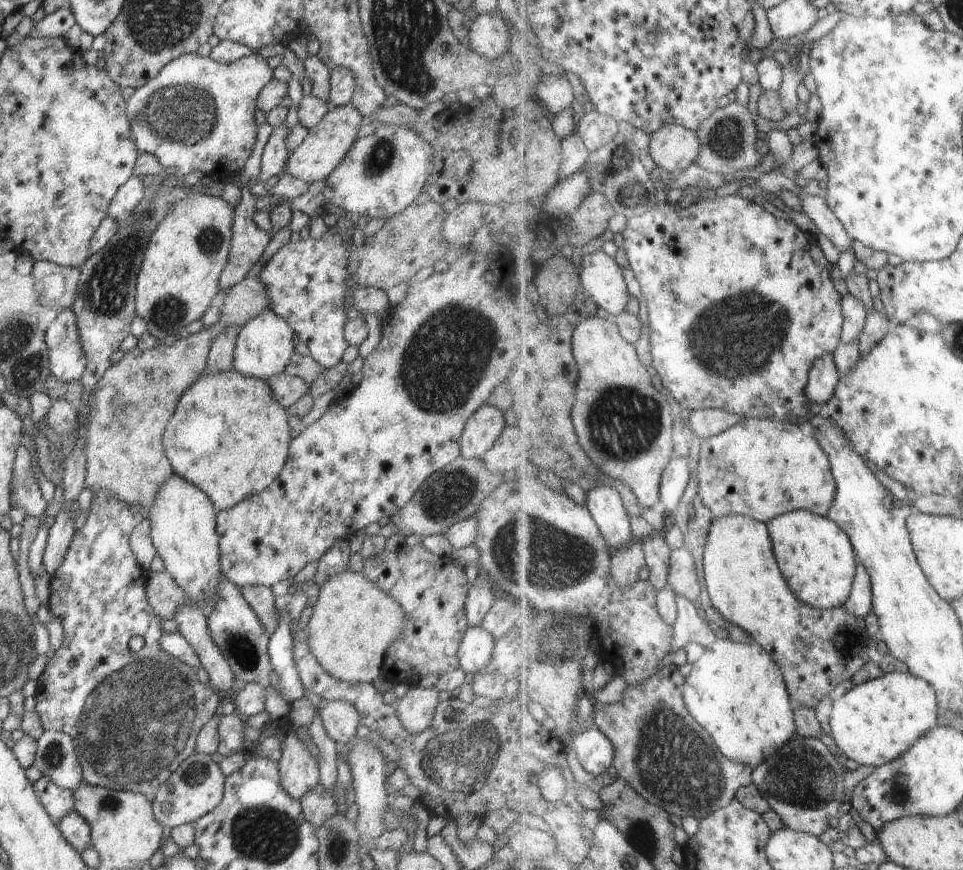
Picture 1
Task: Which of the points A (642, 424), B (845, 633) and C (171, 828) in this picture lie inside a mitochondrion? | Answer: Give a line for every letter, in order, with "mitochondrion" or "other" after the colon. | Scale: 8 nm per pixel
A: mitochondrion
B: mitochondrion
C: other

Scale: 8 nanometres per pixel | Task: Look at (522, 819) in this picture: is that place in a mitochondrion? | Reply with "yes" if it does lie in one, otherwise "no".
no

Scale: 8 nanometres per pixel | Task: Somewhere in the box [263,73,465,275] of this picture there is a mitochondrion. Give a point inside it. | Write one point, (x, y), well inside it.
(382, 154)

